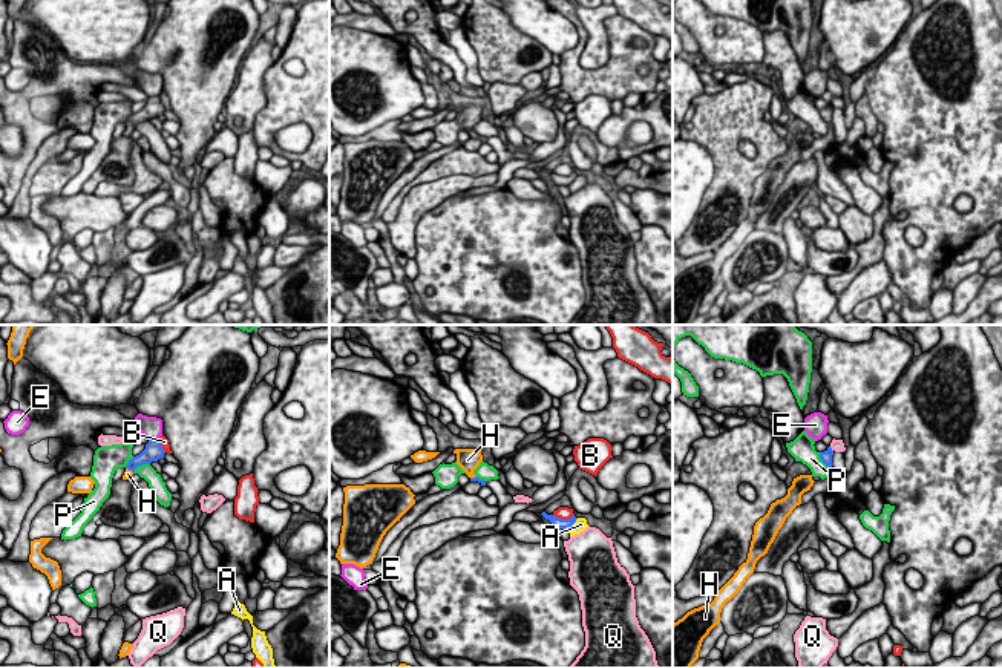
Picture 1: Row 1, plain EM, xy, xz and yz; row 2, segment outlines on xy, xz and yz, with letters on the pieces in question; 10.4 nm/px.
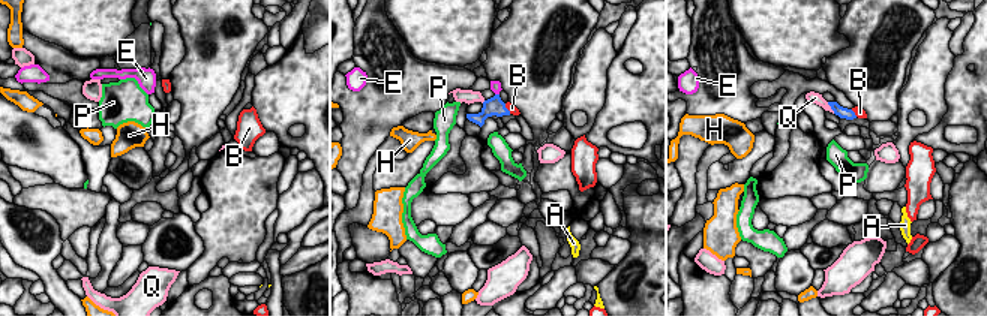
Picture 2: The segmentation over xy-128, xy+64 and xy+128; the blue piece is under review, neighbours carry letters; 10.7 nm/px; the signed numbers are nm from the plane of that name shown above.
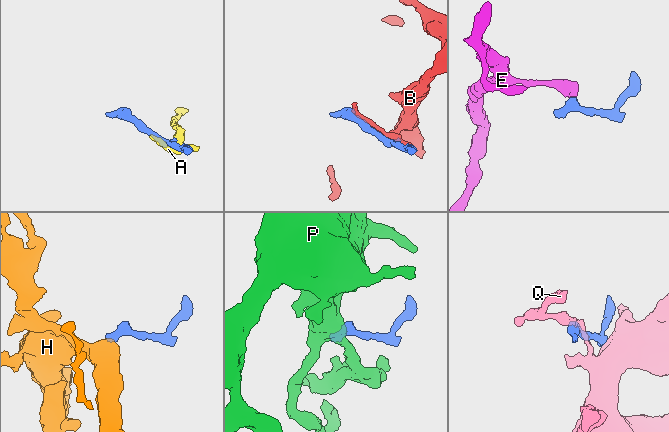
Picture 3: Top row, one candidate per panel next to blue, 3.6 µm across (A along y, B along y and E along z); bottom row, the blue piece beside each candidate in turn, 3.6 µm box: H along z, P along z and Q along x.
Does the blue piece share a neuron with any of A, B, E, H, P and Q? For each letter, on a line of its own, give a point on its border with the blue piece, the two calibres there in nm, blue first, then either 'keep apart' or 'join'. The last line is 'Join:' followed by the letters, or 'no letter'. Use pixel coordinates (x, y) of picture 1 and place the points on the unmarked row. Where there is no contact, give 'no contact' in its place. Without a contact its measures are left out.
A: meets blue in xz at (572, 181); 120 nm thick on the blue side, 130 nm on the other; keep apart
B: meets blue in xz at (563, 176); 120 nm thick on the blue side, 130 nm on the other; keep apart
E: meets blue in xy at (153, 97); 200 nm thick on the blue side, 220 nm on the other; keep apart
H: meets blue in xy at (130, 126); 160 nm thick on the blue side, 90 nm on the other; join
P: meets blue in xy at (140, 121); 200 nm thick on the blue side, 160 nm on the other; keep apart
Q: meets blue in yz at (831, 106); 130 nm thick on the blue side, 130 nm on the other; keep apart
Join: H

